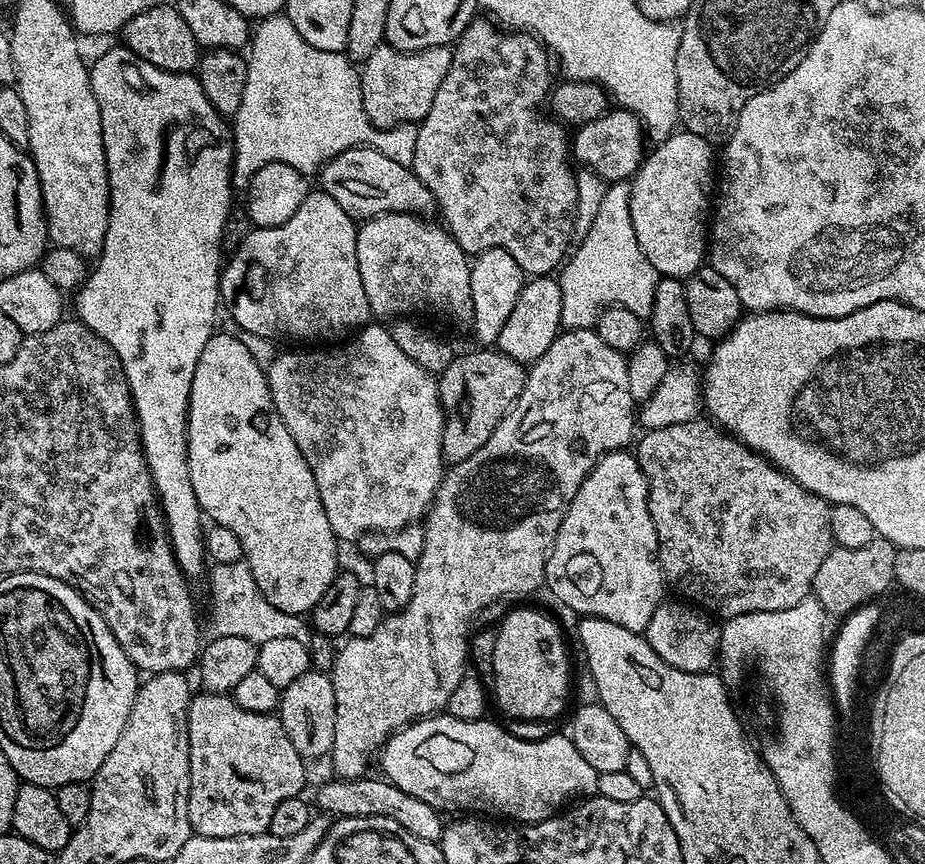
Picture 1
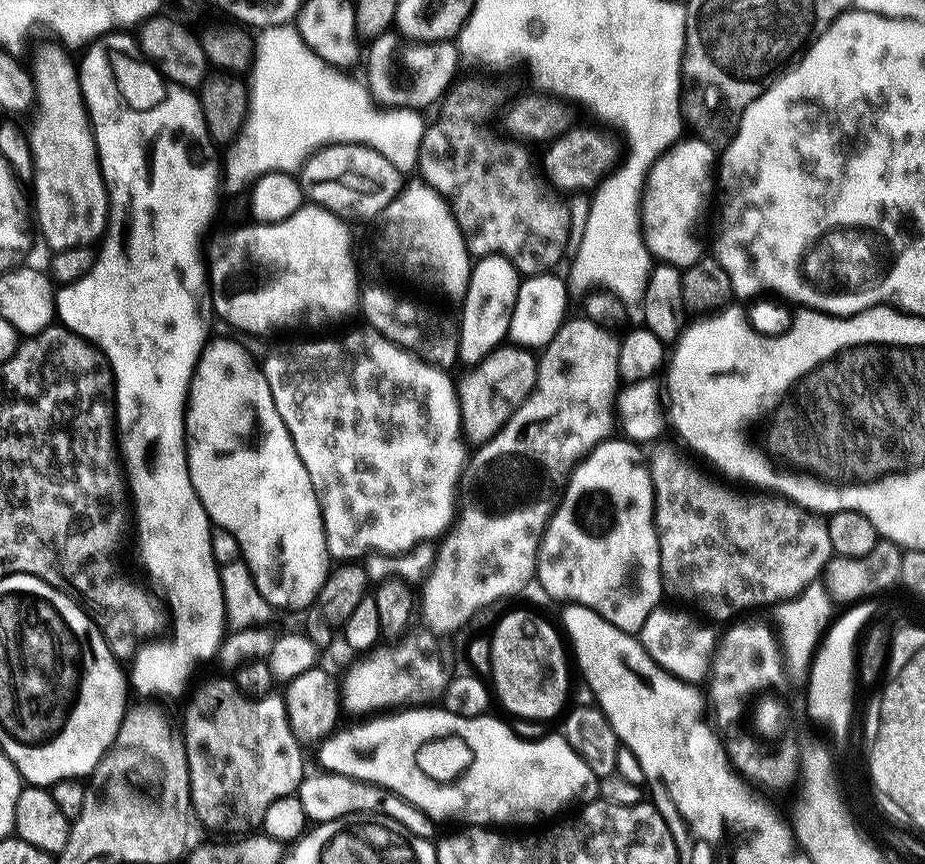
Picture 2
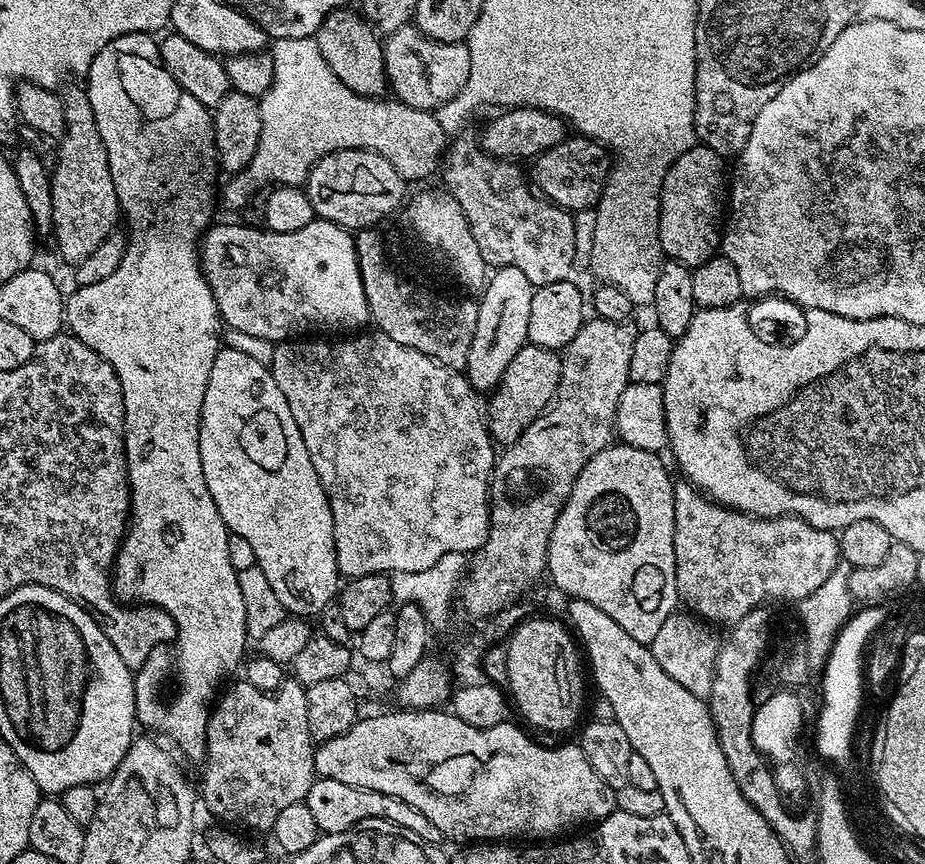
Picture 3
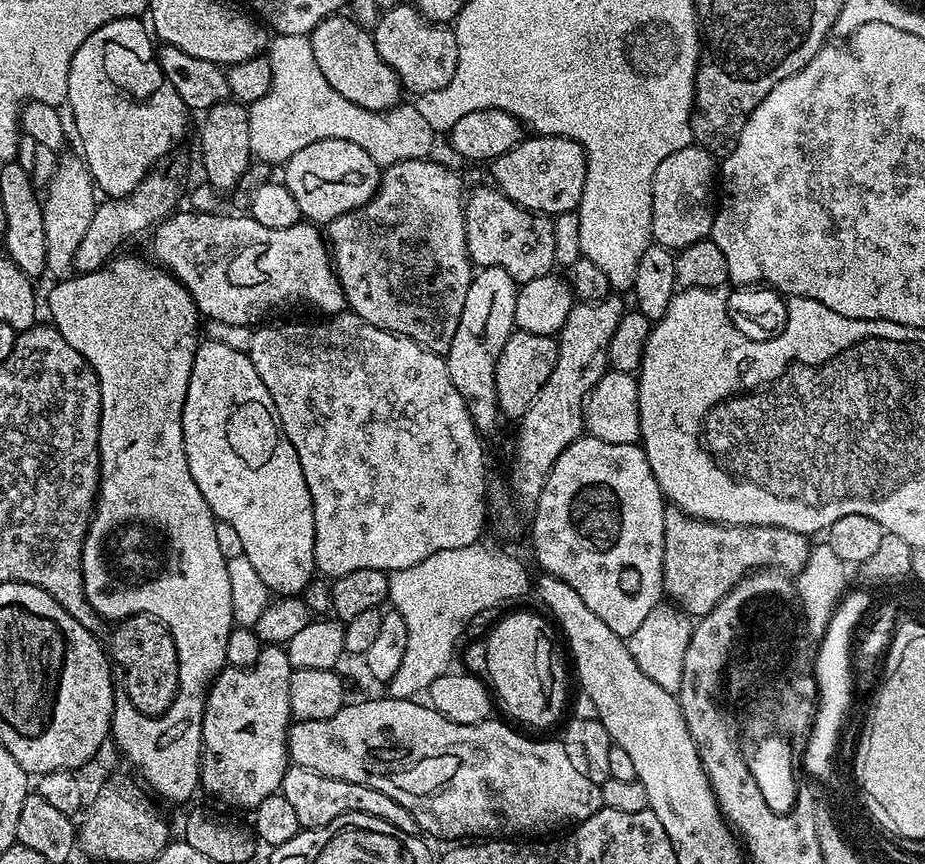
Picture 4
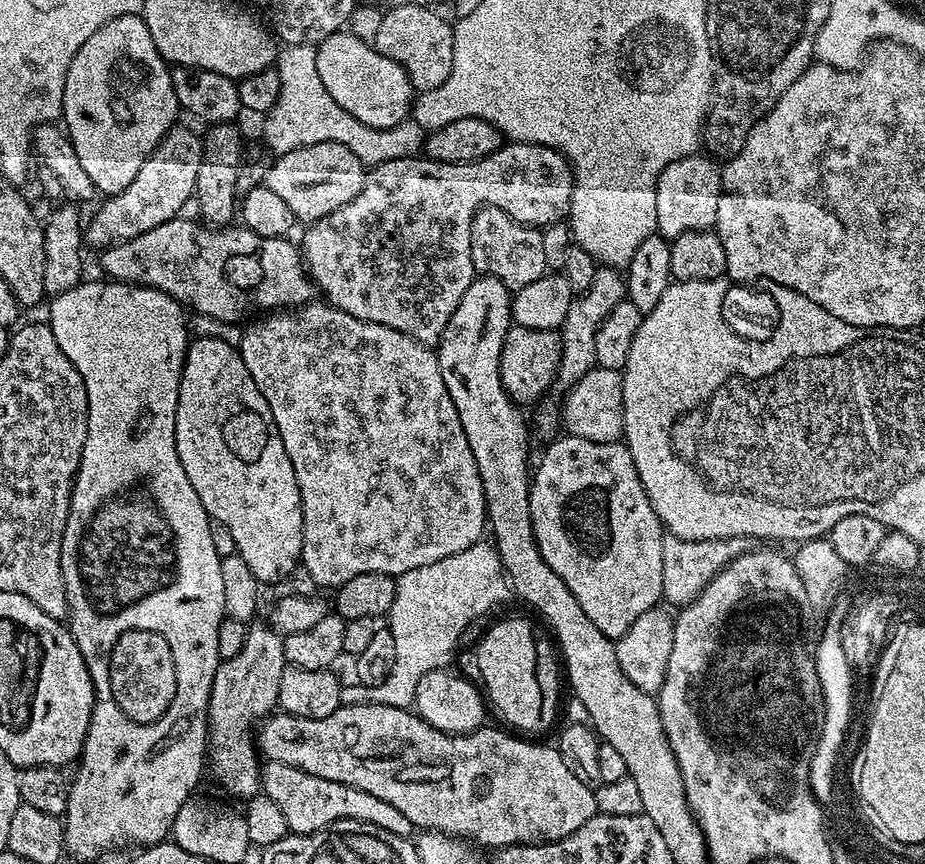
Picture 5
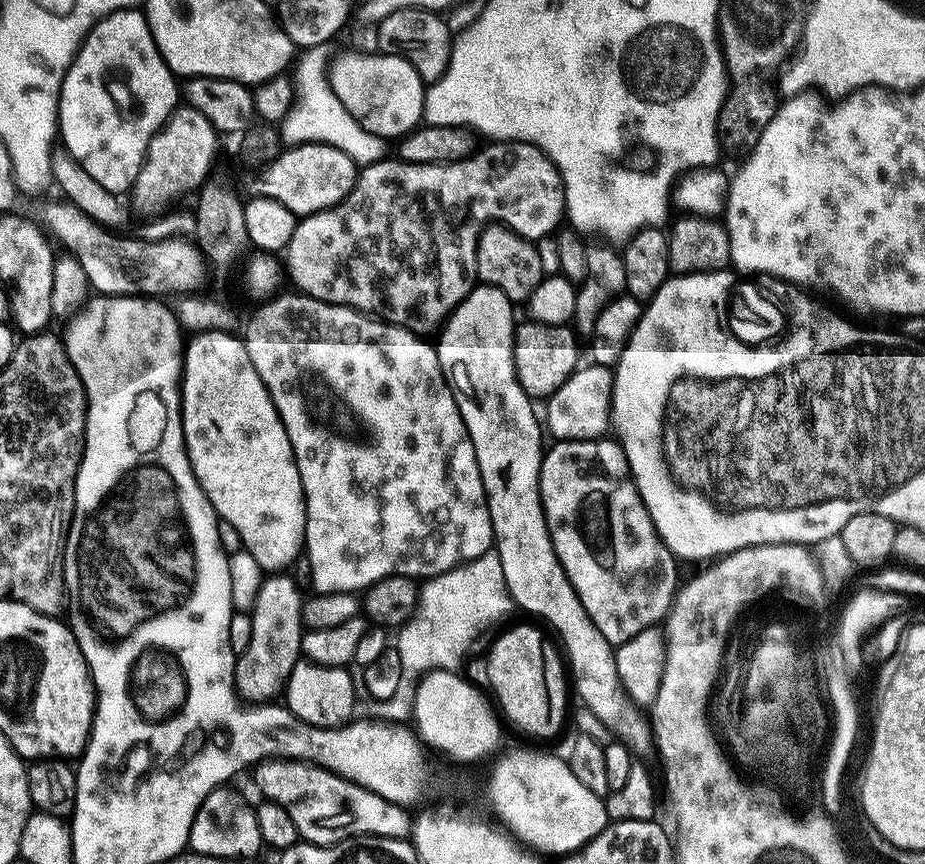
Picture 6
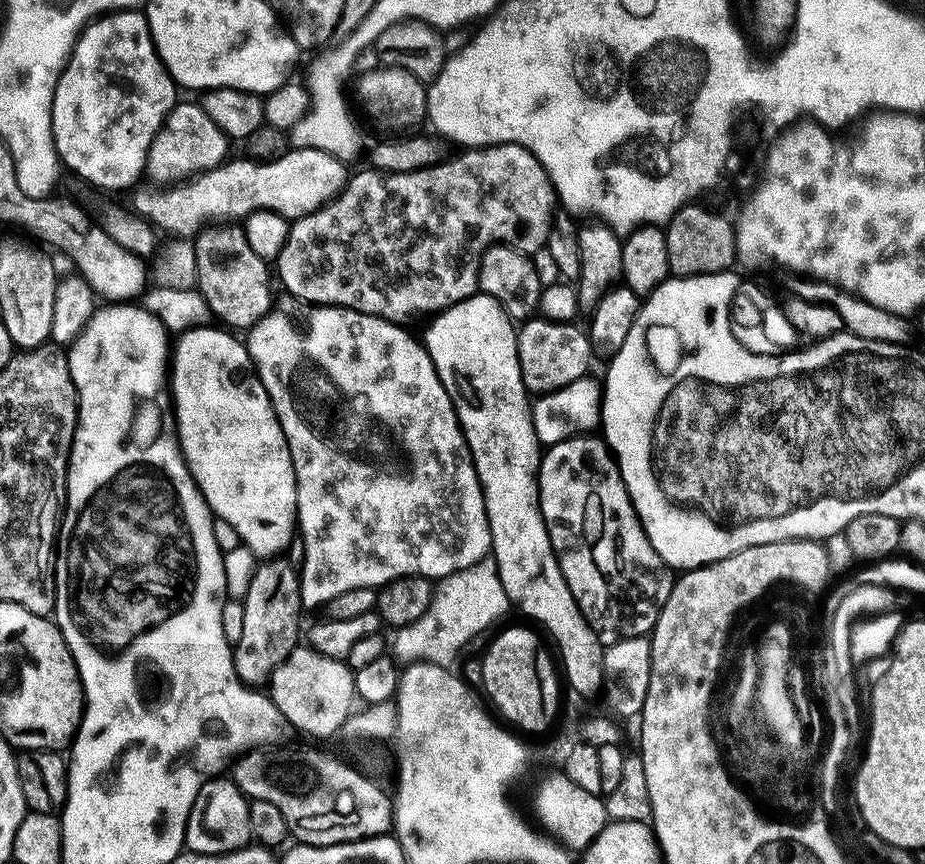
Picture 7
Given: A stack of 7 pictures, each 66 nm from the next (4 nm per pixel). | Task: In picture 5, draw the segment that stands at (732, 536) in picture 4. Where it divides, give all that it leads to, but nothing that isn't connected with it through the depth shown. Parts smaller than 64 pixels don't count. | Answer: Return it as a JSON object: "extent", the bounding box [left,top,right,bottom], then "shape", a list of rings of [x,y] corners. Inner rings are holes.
{"extent":[662,535,750,606],"shape":[[[665,535],[662,546],[662,590],[663,599],[675,606],[693,604],[705,595],[707,587],[729,564],[749,551],[750,540],[746,536],[735,536],[725,540],[679,540],[678,537]]]}

